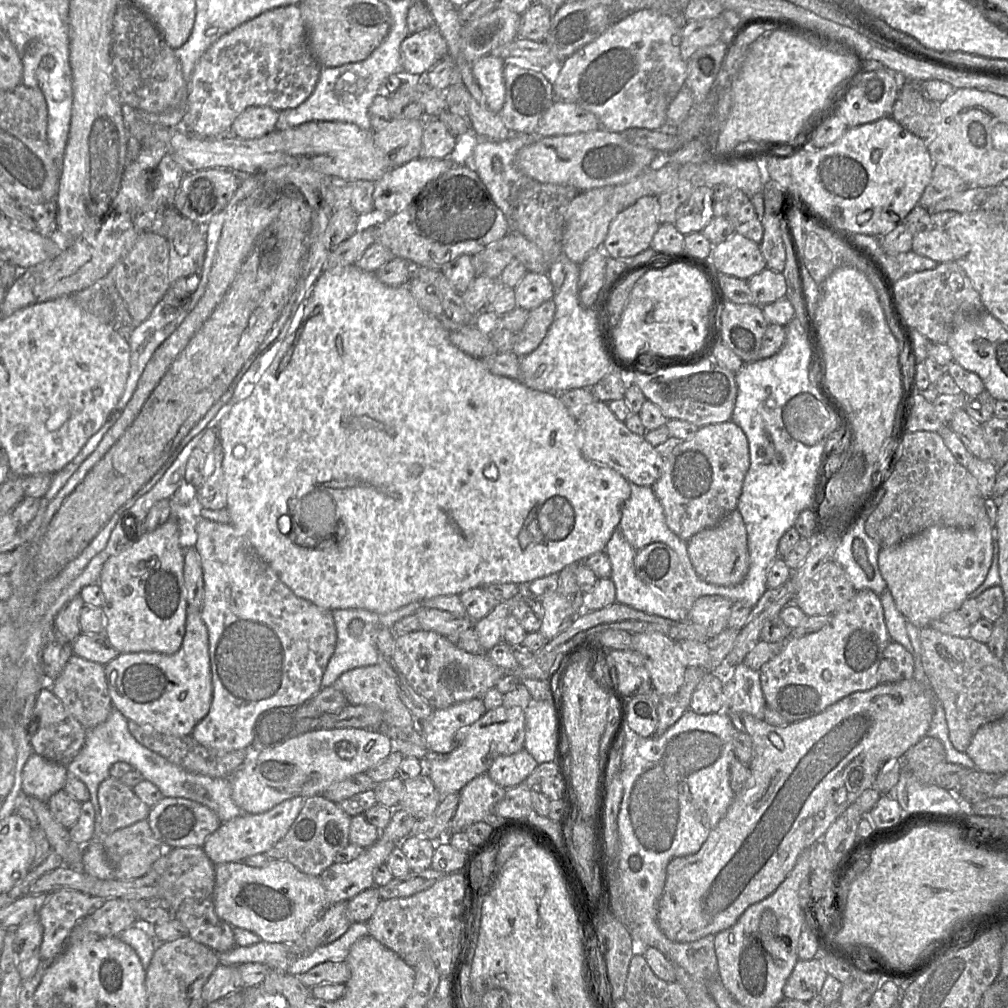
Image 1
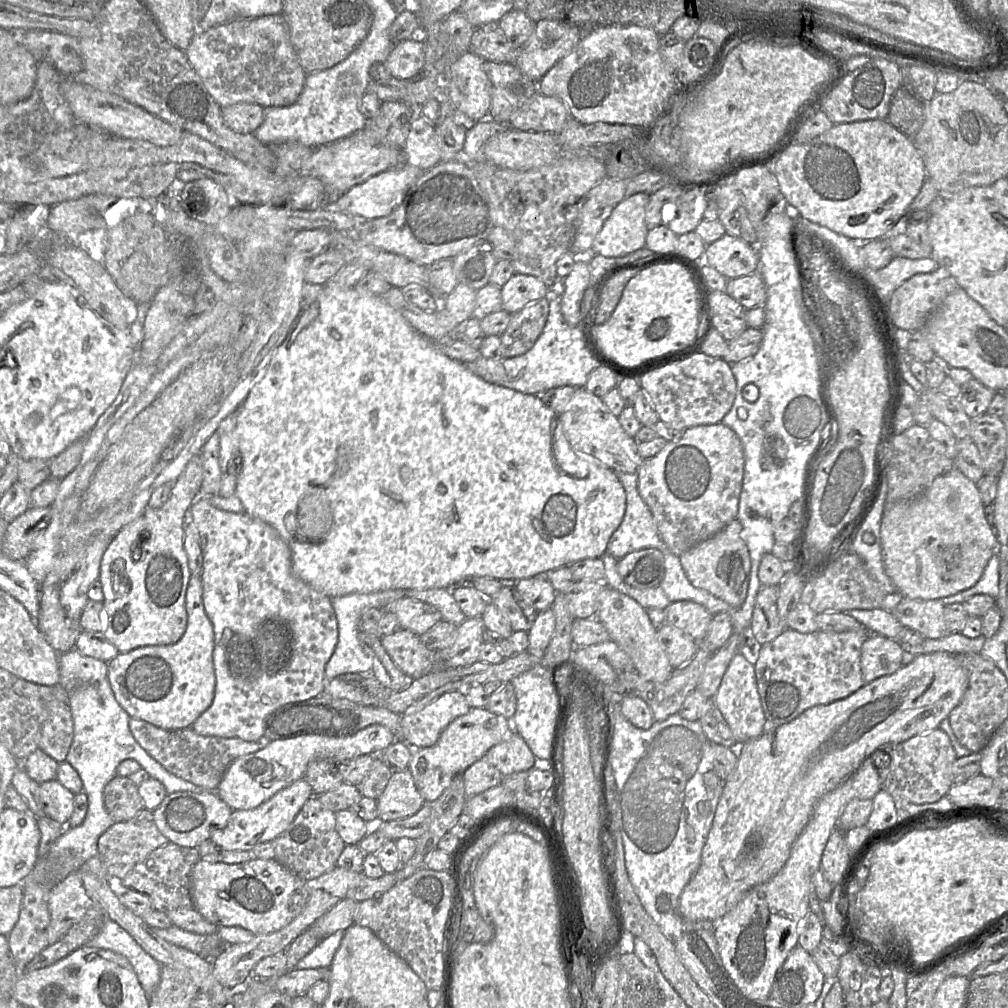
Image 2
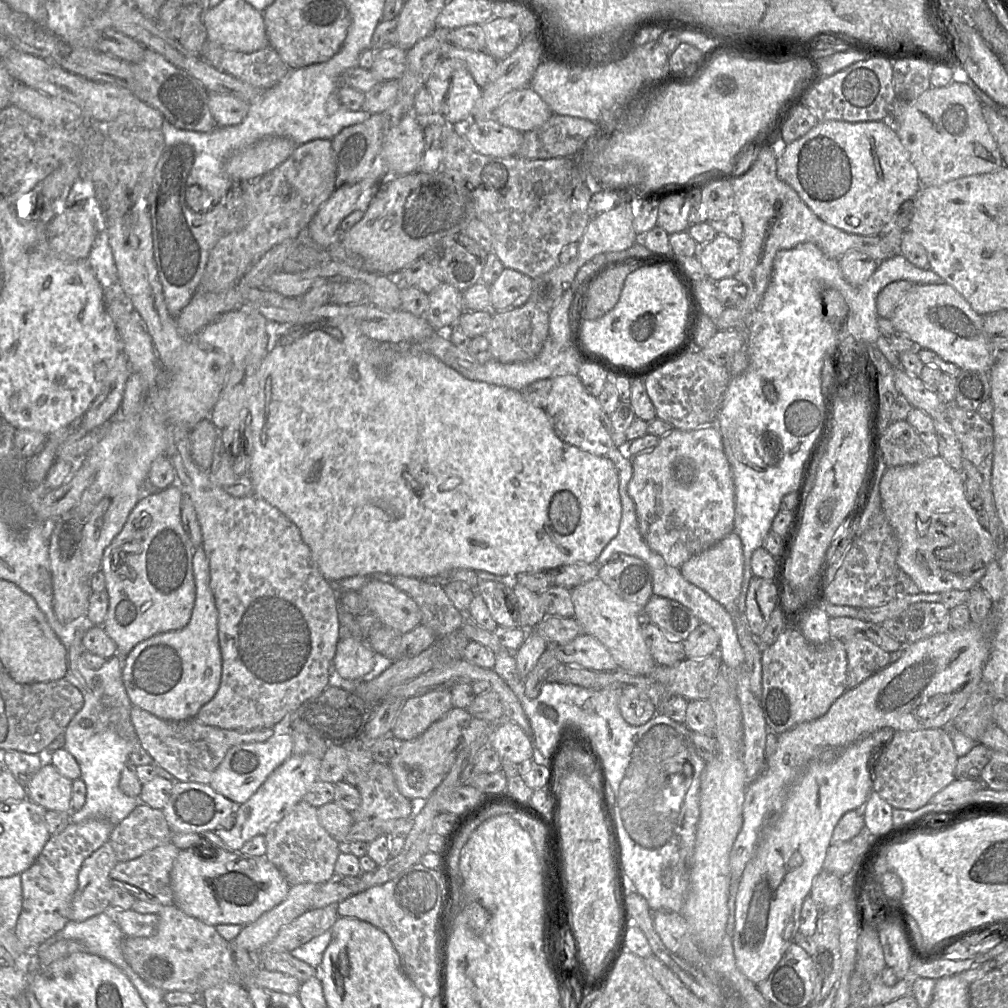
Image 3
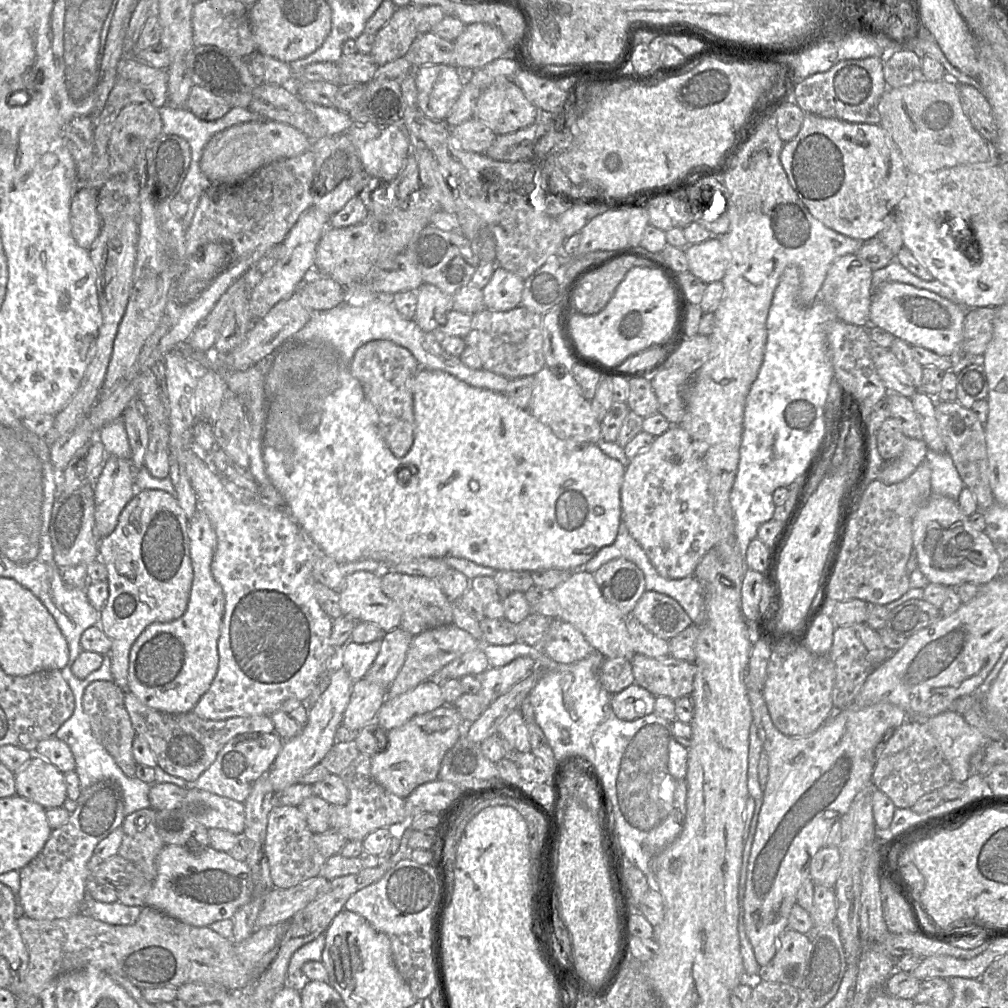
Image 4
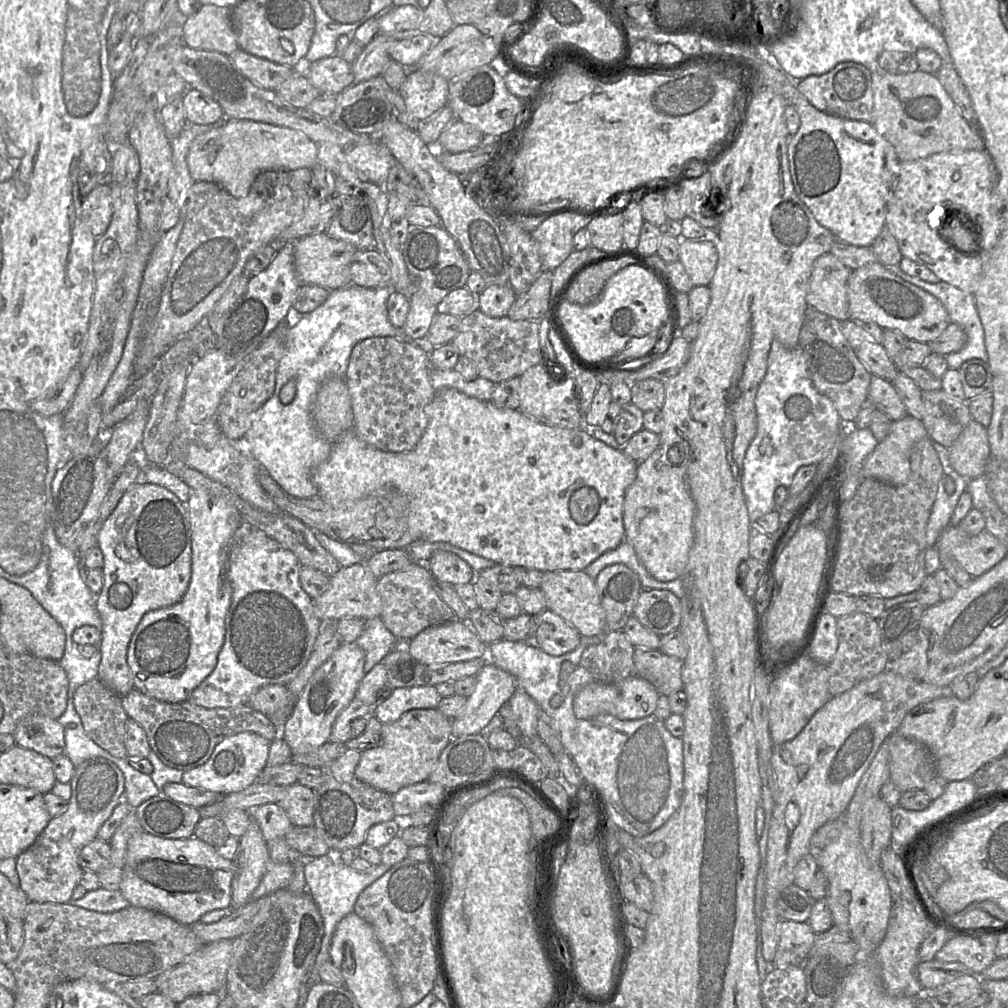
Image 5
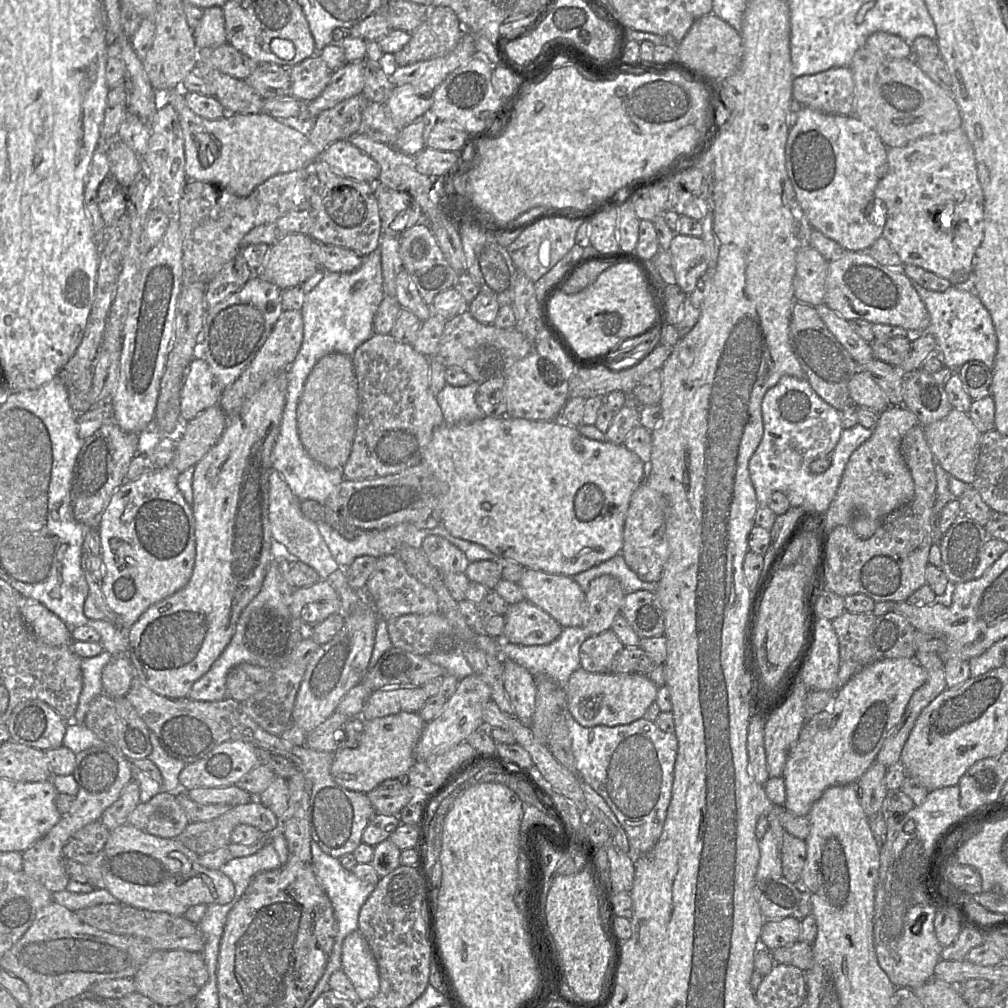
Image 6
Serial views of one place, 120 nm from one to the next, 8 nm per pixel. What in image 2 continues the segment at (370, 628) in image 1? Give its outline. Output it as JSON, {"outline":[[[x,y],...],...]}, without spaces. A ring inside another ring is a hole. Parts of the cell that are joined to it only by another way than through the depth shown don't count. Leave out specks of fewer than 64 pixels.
{"outline":[[[406,589],[385,590],[371,593],[351,593],[342,596],[331,597],[338,623],[338,641],[334,652],[325,667],[327,680],[345,673],[369,673],[373,667],[371,656],[367,655],[359,638],[360,618],[369,608],[385,609],[392,601],[407,597]]]}

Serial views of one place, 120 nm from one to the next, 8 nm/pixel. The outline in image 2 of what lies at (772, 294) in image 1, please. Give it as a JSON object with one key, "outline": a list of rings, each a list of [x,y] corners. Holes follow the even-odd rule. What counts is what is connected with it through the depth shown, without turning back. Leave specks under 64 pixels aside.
{"outline":[[[758,272],[749,276],[728,279],[726,294],[745,309],[763,306],[766,301],[766,286]]]}

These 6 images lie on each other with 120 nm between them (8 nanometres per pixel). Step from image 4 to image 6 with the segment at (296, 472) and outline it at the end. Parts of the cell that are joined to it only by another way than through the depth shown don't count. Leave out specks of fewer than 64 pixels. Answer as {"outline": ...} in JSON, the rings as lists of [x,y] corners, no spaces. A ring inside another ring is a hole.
{"outline":[[[508,415],[501,417],[484,416],[478,420],[458,425],[444,422],[433,433],[426,447],[421,463],[428,466],[439,482],[439,505],[442,525],[455,537],[480,545],[497,558],[514,561],[525,569],[548,574],[573,577],[595,567],[621,553],[626,514],[632,494],[646,480],[647,464],[623,444],[597,441],[582,435],[578,427],[560,420],[529,420]]]}

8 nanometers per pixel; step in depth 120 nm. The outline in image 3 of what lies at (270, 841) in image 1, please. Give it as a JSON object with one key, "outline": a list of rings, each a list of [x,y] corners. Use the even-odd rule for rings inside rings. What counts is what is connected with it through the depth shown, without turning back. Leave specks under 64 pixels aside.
{"outline":[[[311,753],[293,754],[269,775],[247,802],[240,805],[233,827],[230,830],[217,829],[214,831],[215,835],[232,851],[239,851],[248,840],[255,836],[264,836],[273,824],[279,822],[303,800],[310,787],[318,781],[320,764],[321,759]]]}

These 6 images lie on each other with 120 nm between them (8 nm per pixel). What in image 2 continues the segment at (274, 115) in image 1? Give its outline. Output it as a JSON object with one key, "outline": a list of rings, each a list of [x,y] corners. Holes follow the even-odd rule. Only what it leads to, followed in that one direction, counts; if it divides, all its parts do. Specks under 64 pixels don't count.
{"outline":[[[256,103],[225,106],[221,113],[229,128],[242,134],[252,134],[264,121],[264,107]]]}

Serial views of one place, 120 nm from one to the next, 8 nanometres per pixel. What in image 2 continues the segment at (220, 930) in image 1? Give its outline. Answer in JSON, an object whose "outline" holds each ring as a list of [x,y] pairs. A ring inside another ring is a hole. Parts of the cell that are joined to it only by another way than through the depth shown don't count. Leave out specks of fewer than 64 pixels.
{"outline":[[[170,841],[153,850],[142,862],[138,863],[122,880],[124,888],[135,890],[135,883],[142,878],[143,873],[150,875],[149,885],[144,895],[148,896],[153,909],[165,913],[173,925],[198,935],[211,935],[218,932],[218,926],[204,919],[196,910],[191,893],[190,878],[192,869],[201,860],[196,848],[182,847]]]}

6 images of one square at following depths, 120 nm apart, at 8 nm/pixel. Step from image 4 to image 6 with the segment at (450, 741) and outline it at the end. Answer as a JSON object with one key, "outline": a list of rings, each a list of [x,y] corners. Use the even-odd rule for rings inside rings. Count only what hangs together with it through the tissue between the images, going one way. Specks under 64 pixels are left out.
{"outline":[[[399,712],[365,721],[359,745],[334,752],[330,768],[333,780],[348,790],[367,793],[385,780],[404,778],[416,762],[414,748],[425,725],[418,712]]]}

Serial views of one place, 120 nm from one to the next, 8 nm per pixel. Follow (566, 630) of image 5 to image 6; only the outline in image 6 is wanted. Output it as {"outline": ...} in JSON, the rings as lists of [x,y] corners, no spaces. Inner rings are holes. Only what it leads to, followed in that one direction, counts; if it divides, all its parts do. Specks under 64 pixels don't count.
{"outline":[[[527,600],[510,605],[504,618],[503,641],[517,645],[550,644],[563,629],[548,613]]]}

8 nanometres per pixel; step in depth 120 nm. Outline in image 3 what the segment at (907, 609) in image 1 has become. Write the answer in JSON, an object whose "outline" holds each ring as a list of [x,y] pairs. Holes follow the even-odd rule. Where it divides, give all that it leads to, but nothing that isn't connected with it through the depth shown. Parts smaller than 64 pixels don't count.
{"outline":[[[932,456],[914,465],[904,465],[887,467],[887,470],[880,481],[880,496],[882,510],[893,528],[898,542],[899,551],[897,555],[898,567],[916,583],[921,592],[924,593],[944,593],[950,590],[970,591],[974,587],[979,587],[979,582],[985,575],[989,564],[995,559],[995,546],[989,531],[981,526],[977,518],[977,511],[968,503],[965,490],[965,478],[963,473],[953,469],[941,456]]]}

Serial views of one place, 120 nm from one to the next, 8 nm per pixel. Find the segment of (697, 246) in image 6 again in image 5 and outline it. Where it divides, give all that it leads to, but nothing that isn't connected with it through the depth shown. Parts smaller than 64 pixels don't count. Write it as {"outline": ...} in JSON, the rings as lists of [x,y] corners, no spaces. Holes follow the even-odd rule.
{"outline":[[[709,238],[681,239],[679,261],[693,286],[708,286],[716,271],[717,249]]]}

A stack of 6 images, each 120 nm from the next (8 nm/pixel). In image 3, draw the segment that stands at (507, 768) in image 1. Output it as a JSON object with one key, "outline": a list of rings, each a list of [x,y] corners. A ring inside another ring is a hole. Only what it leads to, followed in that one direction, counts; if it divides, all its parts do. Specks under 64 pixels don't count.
{"outline":[[[508,719],[494,726],[488,745],[498,753],[501,759],[507,759],[516,764],[533,759],[532,739],[519,725]]]}

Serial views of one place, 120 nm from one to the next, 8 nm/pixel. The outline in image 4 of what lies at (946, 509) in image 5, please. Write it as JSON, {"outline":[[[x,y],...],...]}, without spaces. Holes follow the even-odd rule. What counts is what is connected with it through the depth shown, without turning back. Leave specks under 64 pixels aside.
{"outline":[[[928,449],[926,461],[932,470],[932,494],[949,497],[958,502],[965,485],[950,454],[937,453]]]}

